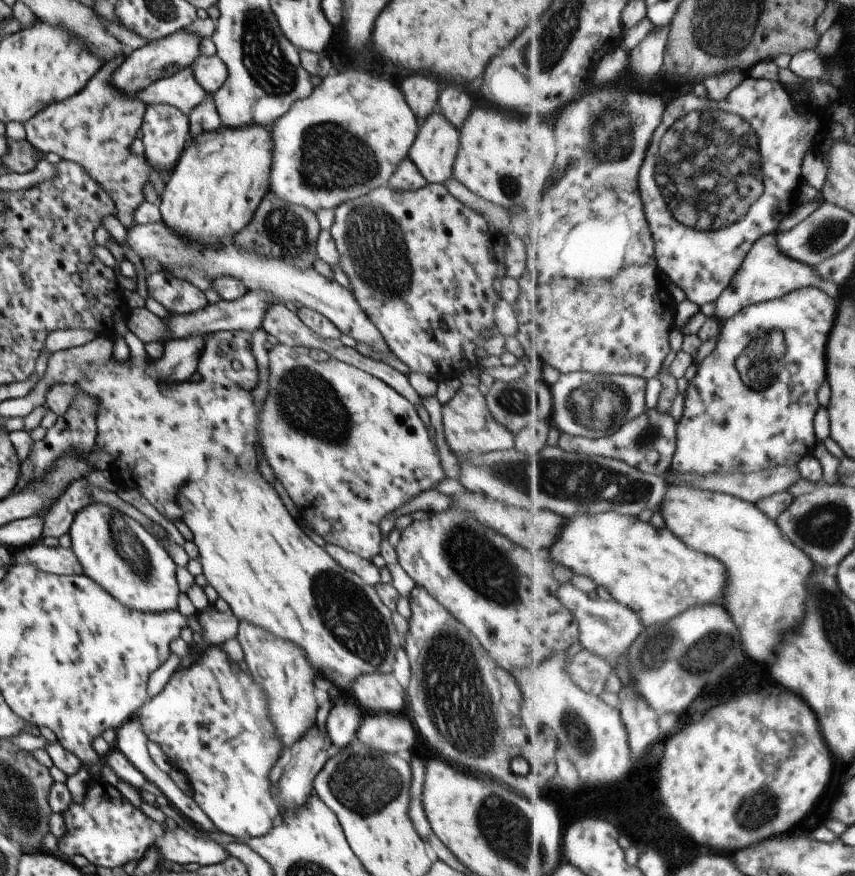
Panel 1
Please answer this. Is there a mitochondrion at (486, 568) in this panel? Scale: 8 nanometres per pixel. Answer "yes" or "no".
yes

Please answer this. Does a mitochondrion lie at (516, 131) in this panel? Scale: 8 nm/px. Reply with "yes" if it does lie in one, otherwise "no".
no

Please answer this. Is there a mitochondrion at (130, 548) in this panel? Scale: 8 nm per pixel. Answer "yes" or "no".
yes

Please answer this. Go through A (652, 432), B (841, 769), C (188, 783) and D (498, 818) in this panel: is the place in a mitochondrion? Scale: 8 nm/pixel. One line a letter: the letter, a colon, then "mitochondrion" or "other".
A: mitochondrion
B: other
C: other
D: mitochondrion

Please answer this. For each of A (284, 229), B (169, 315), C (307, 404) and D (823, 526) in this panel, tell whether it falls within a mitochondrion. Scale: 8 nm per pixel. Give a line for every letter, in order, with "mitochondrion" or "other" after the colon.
A: mitochondrion
B: other
C: mitochondrion
D: mitochondrion

